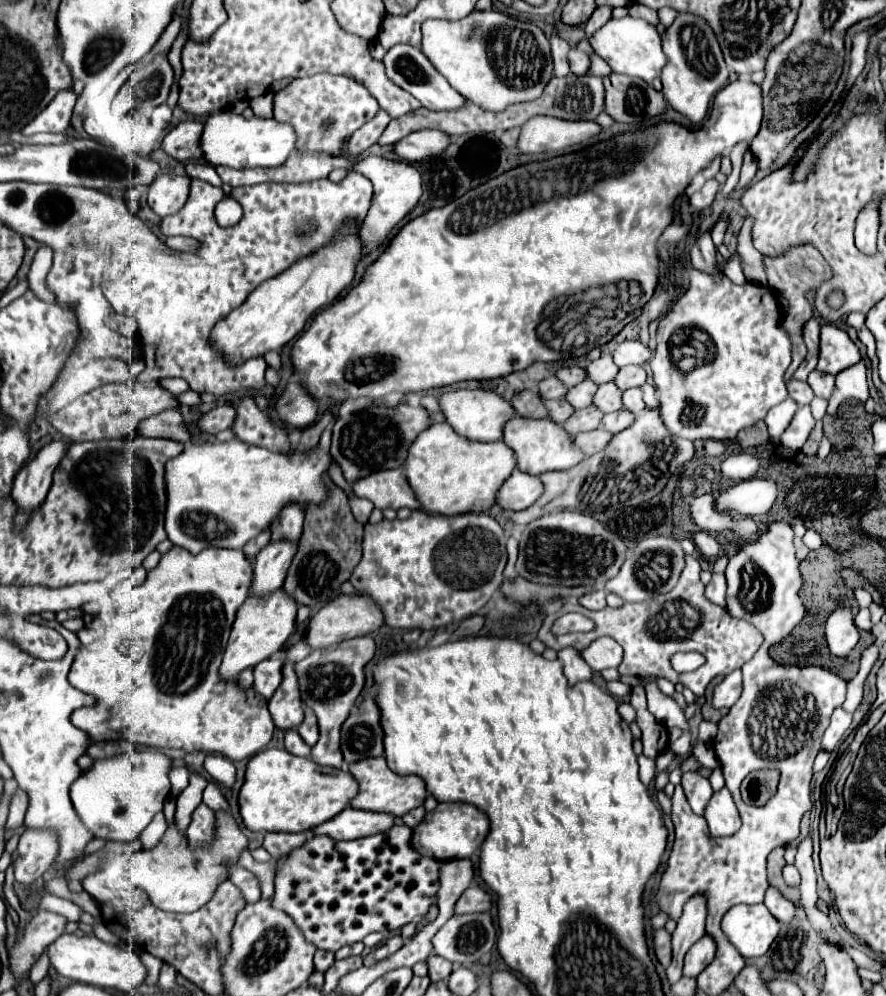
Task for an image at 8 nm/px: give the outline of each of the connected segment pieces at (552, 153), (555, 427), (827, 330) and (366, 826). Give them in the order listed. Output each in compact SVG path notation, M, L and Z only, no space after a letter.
M535 117L525 123L519 137L519 149L531 155L557 157L575 145L585 145L601 133L595 121L563 121L555 117Z
M515 417L511 423L507 423L503 431L503 441L515 451L517 457L517 469L531 475L543 475L547 471L559 471L575 467L585 459L585 453L573 445L573 437L551 419L525 419Z
M835 325L821 327L821 353L819 353L819 365L817 365L819 371L837 375L839 371L859 361L861 361L861 353L843 329Z
M347 807L343 815L337 815L331 819L331 823L323 823L323 827L315 827L313 833L323 833L331 835L333 839L359 839L359 837L369 837L381 831L387 831L389 827L395 825L395 815L389 813L373 813L373 811L363 811L355 807Z

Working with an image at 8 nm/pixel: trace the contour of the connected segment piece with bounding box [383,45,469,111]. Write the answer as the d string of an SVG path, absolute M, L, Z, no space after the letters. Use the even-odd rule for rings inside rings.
M395 45L391 51L385 53L383 57L383 65L387 75L391 75L391 79L395 79L395 83L399 83L399 87L403 87L405 91L409 91L415 99L419 99L419 103L431 111L445 111L445 109L461 109L463 105L467 105L469 101L463 99L463 95L459 95L459 91L455 91L447 79L433 67L433 63L421 53L421 49L409 47L409 45Z

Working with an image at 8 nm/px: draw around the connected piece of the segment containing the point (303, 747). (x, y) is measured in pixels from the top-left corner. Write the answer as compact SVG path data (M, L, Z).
M289 729L285 731L285 749L293 755L299 755L299 757L309 757L309 745L303 743L303 739L299 739L299 733Z

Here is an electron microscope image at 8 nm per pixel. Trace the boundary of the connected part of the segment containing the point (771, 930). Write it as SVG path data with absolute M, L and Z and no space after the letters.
M735 905L725 913L721 929L743 959L753 959L767 953L779 933L779 921L765 905Z

